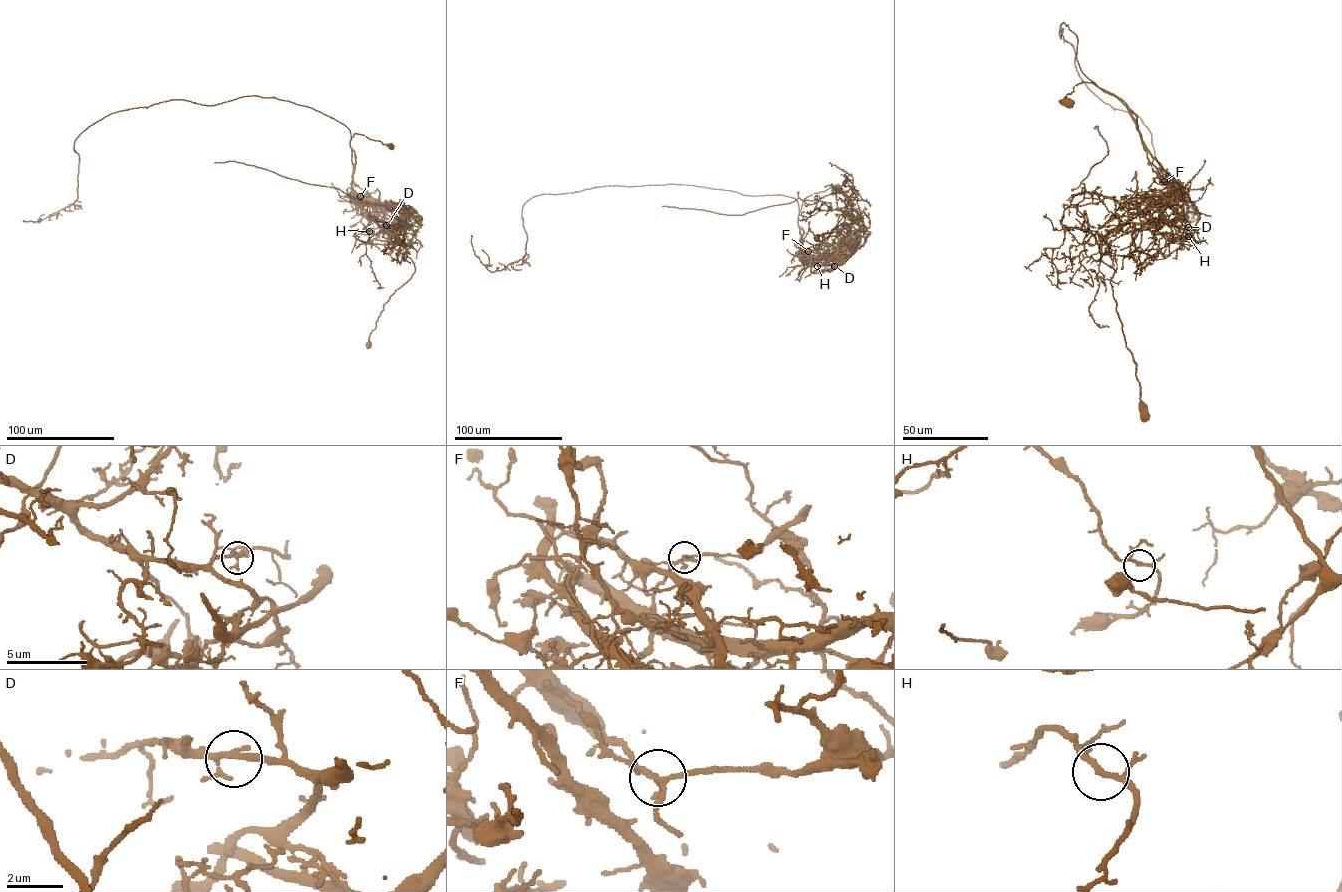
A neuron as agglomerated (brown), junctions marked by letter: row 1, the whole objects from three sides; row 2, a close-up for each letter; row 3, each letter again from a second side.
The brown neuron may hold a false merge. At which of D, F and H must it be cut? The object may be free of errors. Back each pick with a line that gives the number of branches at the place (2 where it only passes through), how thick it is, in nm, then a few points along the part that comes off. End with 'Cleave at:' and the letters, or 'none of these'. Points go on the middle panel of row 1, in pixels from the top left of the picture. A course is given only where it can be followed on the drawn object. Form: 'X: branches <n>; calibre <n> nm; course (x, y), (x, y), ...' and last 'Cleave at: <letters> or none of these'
F: branches 4; calibre 180 nm; course (808, 251), (830, 264), (850, 232), (849, 215), (817, 195), (741, 215), (662, 206)
Cleave at: F

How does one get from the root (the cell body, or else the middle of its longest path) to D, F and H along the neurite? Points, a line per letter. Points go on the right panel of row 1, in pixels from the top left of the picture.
D: (1144, 414), (1110, 282), (1116, 271), (1101, 258), (1102, 243), (1128, 223), (1162, 219), (1188, 227)
F: (1144, 414), (1110, 282), (1116, 271), (1101, 260), (1101, 248), (1108, 235), (1171, 190), (1173, 182), (1164, 181)
H: (1144, 414), (1110, 282), (1116, 271), (1101, 245), (1168, 222), (1173, 210), (1189, 224), (1188, 236)

